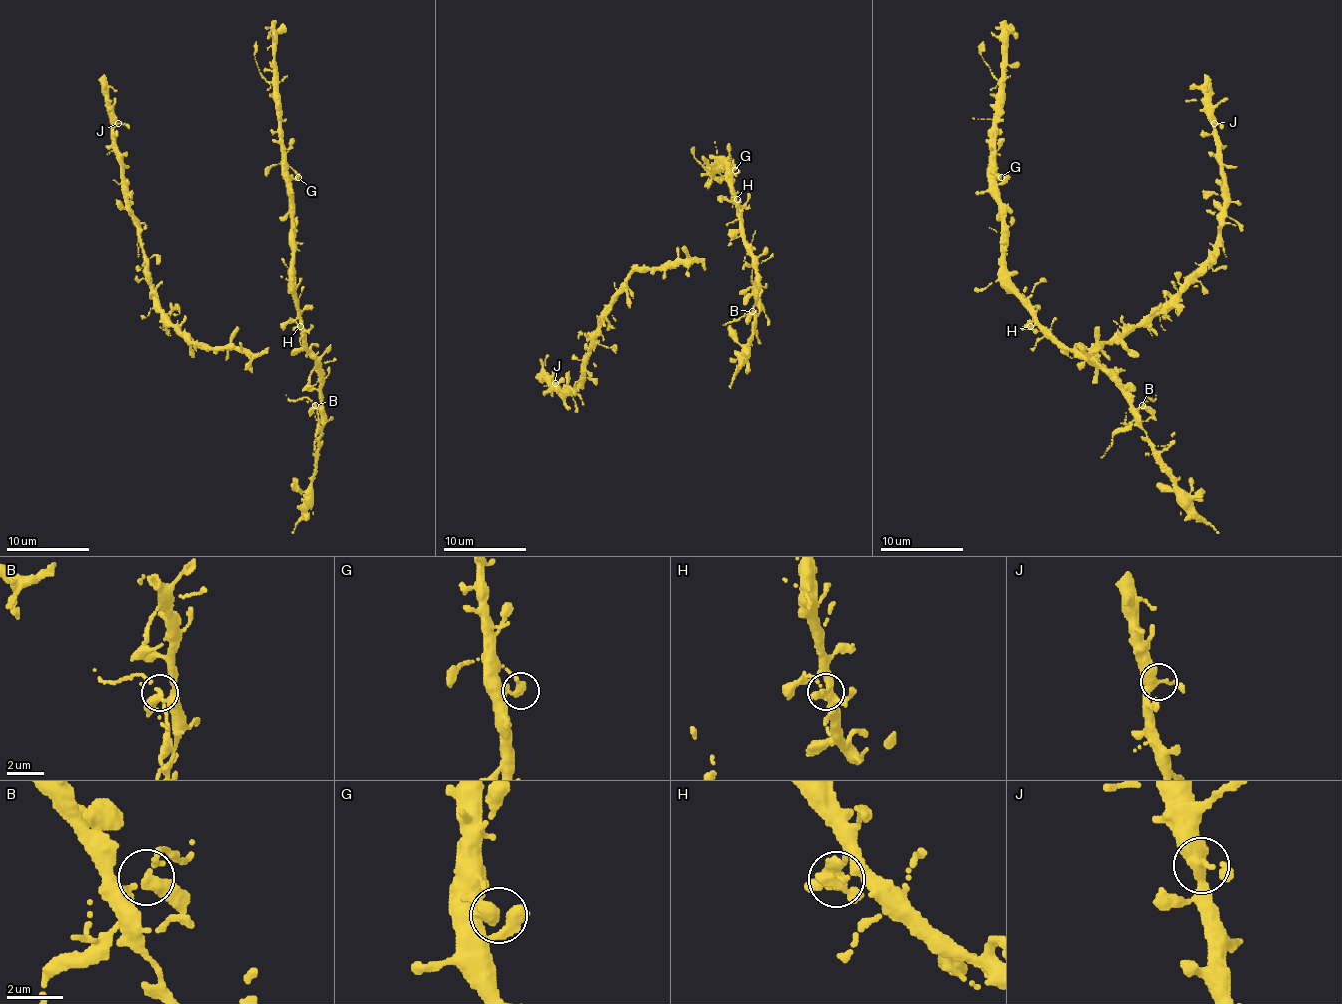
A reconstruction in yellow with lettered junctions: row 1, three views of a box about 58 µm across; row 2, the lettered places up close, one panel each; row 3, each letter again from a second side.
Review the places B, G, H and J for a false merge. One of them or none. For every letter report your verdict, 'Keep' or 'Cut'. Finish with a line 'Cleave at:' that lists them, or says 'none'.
B: Keep
G: Keep
H: Keep
J: Keep
Cleave at: none

